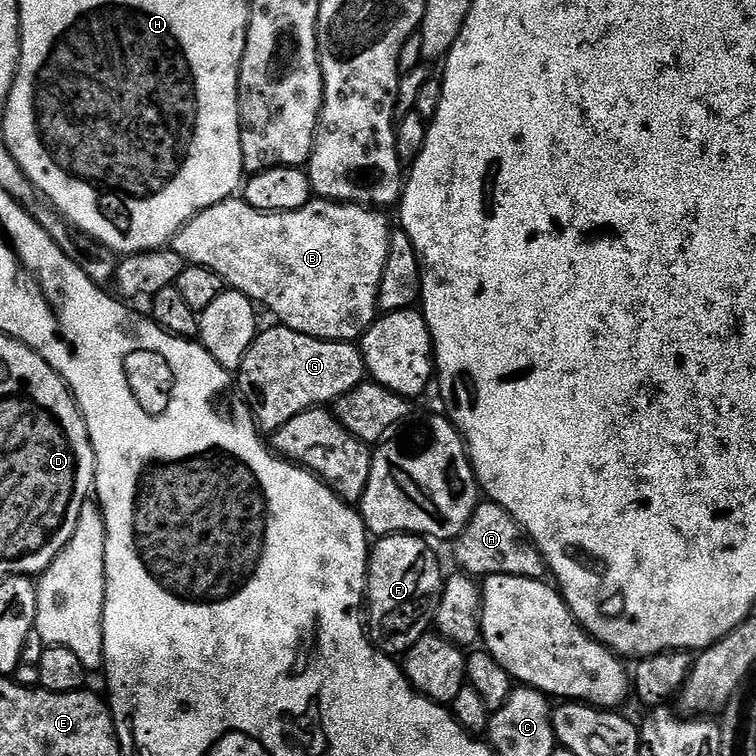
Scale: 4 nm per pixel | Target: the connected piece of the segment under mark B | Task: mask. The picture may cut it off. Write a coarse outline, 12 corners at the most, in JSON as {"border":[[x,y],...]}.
{"border":[[313,198],[202,210],[170,245],[285,328],[359,341],[393,225]]}

